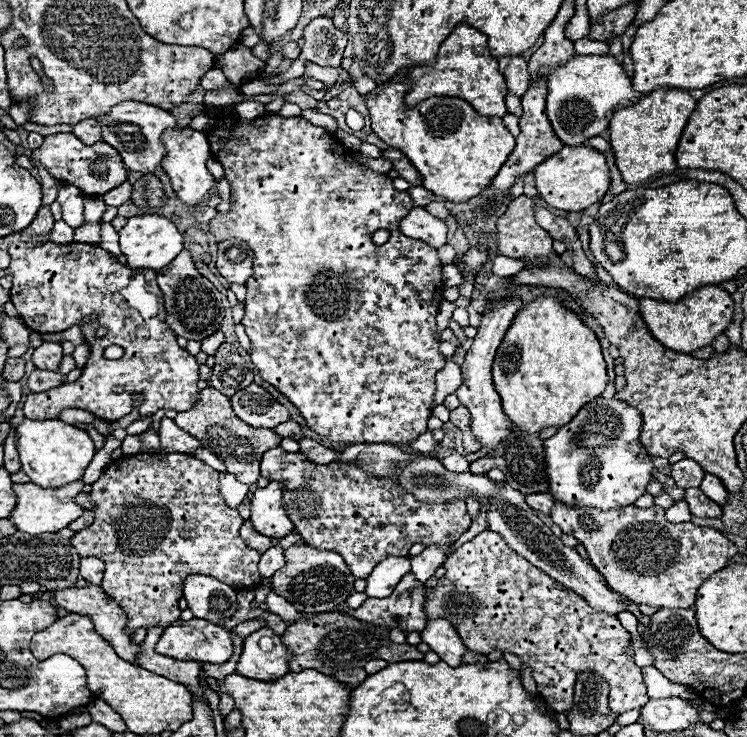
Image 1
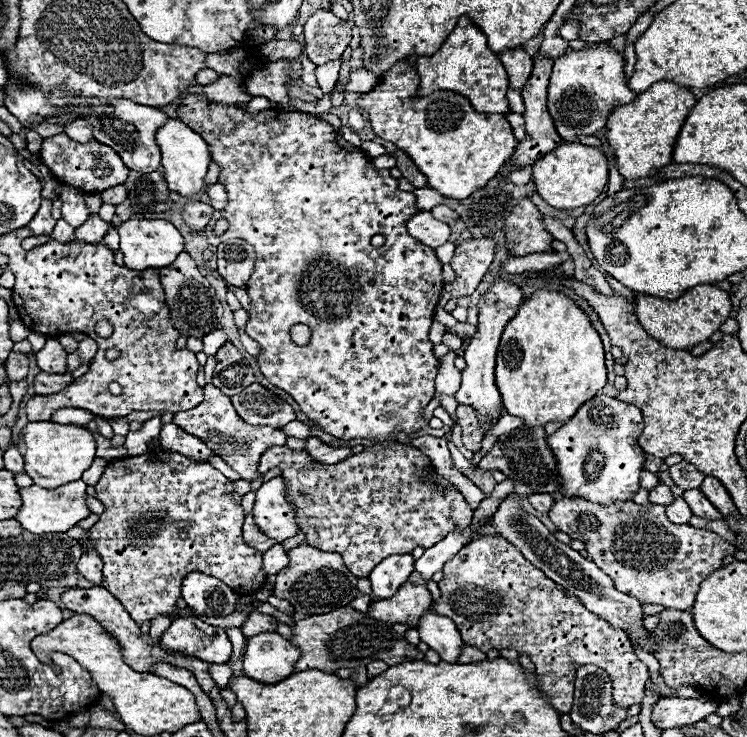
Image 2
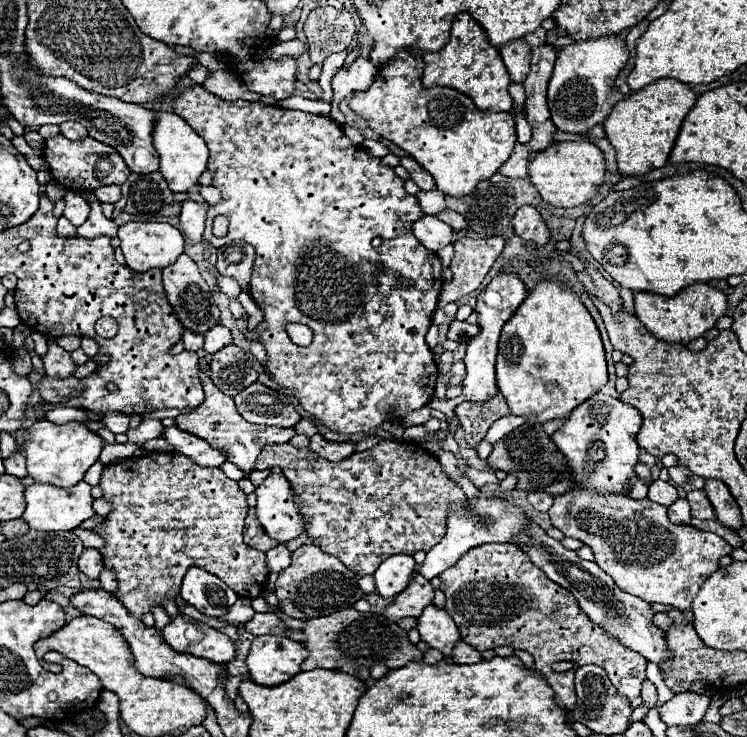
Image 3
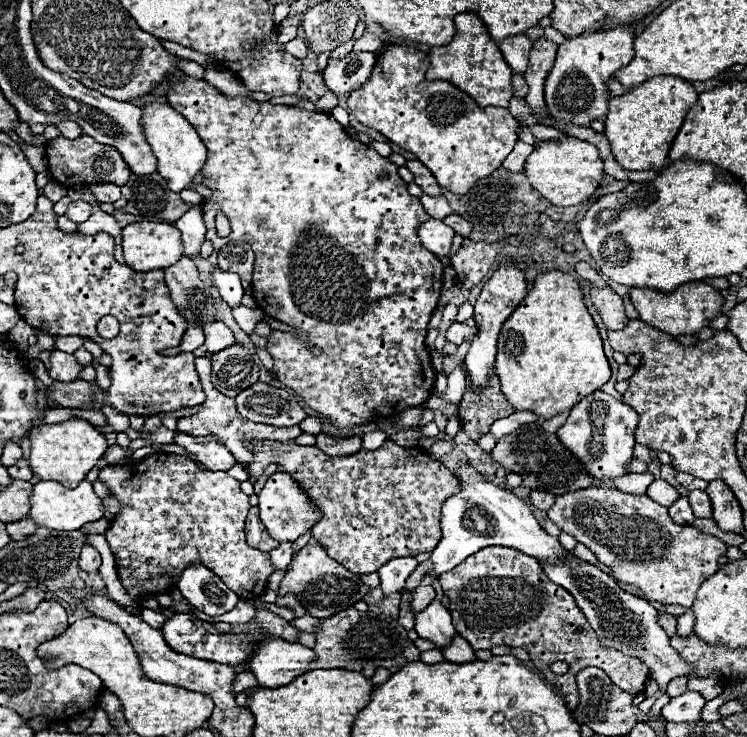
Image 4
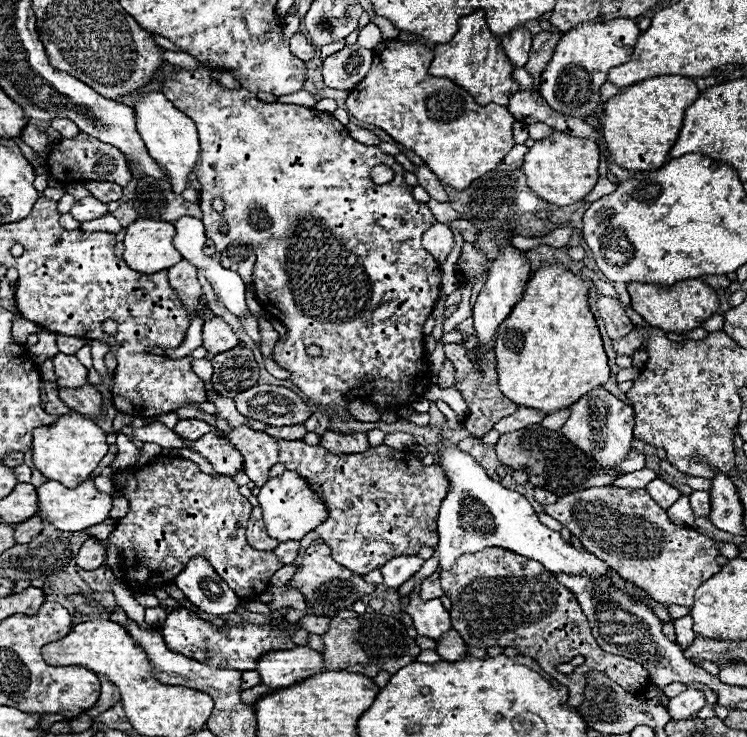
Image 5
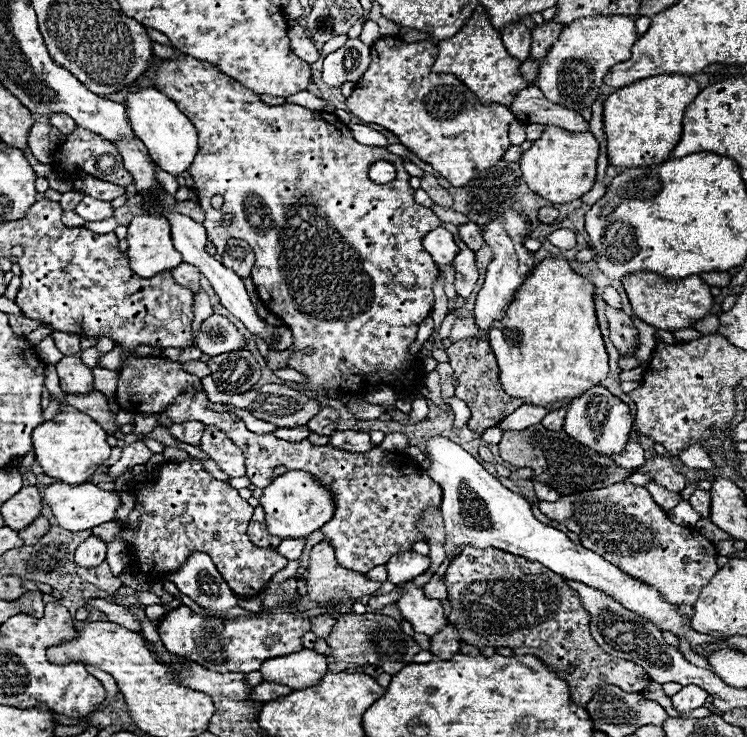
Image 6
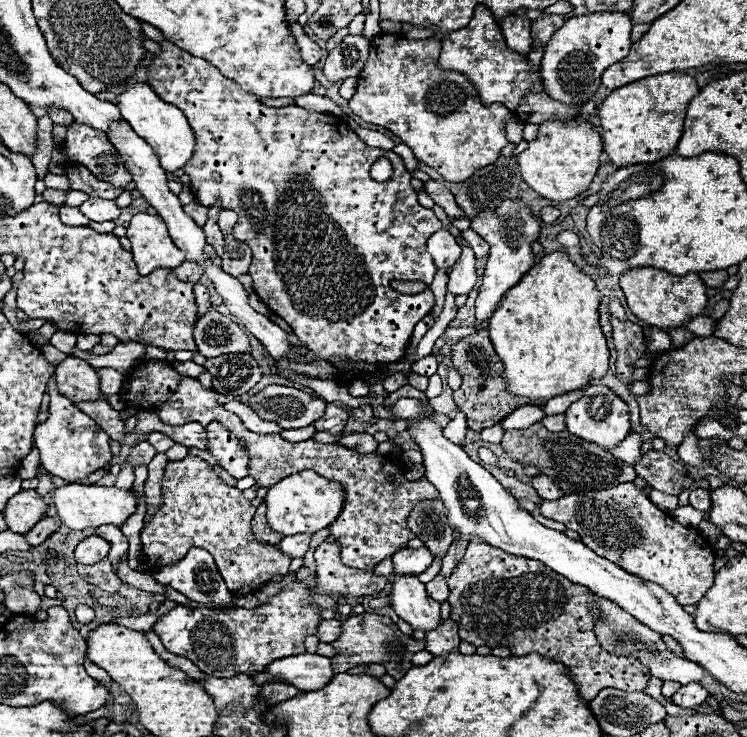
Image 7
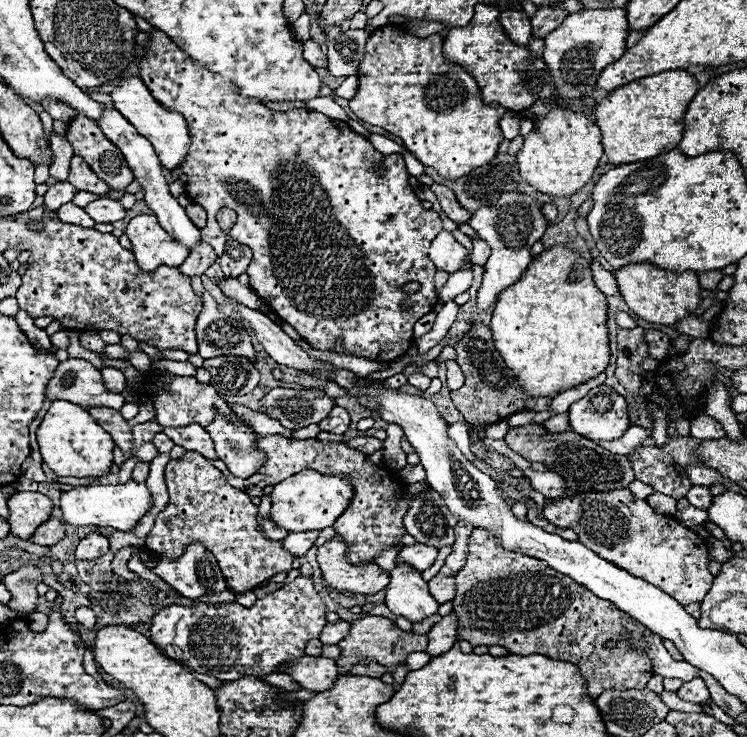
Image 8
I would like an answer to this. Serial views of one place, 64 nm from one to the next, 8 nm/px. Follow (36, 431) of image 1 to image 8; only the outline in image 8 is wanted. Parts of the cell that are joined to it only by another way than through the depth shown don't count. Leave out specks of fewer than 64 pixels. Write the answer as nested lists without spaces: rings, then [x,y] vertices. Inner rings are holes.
[[[54,400],[50,410],[46,412],[42,424],[36,432],[40,454],[48,468],[56,476],[76,476],[76,478],[104,478],[110,474],[112,468],[112,452],[114,452],[114,440],[112,436],[88,414],[84,408]]]

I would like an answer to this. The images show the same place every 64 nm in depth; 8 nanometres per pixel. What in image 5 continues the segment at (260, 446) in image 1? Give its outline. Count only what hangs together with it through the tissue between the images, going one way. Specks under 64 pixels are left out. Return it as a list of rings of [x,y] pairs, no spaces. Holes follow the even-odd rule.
[[[206,358],[192,360],[192,372],[194,372],[194,374],[198,374],[202,380],[210,380],[210,376],[212,376],[210,360],[206,360]],[[220,396],[220,398],[214,398],[212,402],[216,404],[216,412],[214,413],[214,416],[216,416],[216,418],[224,418],[224,420],[228,420],[231,428],[237,428],[243,425],[248,426],[246,416],[242,416],[242,414],[236,410],[236,406],[234,406],[234,402],[232,402],[230,398]],[[182,420],[174,426],[174,432],[180,436],[180,438],[186,438],[186,440],[198,440],[200,436],[204,436],[206,432],[214,432],[223,438],[226,438],[228,442],[230,439],[224,434],[224,432],[218,430],[215,426],[210,426],[202,420]],[[296,424],[296,426],[282,426],[282,428],[276,428],[276,426],[270,426],[266,428],[266,432],[270,436],[280,436],[280,440],[302,440],[306,436],[306,428]]]

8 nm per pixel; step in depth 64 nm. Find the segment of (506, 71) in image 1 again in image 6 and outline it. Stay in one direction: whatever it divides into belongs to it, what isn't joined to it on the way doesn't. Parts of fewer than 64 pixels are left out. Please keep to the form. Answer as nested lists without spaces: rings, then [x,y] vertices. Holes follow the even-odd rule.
[[[510,22],[504,26],[502,30],[502,40],[504,40],[504,46],[506,50],[518,58],[520,62],[524,62],[528,56],[530,56],[530,42],[532,42],[532,36],[530,36],[530,28],[524,24],[524,22]]]

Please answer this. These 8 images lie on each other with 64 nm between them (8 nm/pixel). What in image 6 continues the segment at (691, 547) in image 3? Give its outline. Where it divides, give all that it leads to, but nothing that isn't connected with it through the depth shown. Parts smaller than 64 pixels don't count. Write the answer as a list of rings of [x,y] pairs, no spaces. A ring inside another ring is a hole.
[[[628,482],[614,484],[612,488],[600,488],[592,492],[580,492],[562,496],[556,502],[550,502],[550,520],[564,524],[570,532],[580,534],[580,542],[584,548],[592,548],[592,552],[604,556],[610,564],[616,564],[622,572],[632,578],[640,578],[644,584],[654,584],[666,600],[672,604],[696,604],[700,590],[710,584],[716,574],[716,546],[706,540],[698,530],[684,528],[670,522],[668,514],[652,500],[650,492],[644,486],[634,486]]]

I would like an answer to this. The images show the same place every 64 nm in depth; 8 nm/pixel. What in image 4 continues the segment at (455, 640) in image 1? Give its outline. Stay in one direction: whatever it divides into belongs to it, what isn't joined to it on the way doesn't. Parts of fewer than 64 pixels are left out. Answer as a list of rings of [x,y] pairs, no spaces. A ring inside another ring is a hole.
[[[437,580],[436,598],[422,612],[414,614],[416,616],[414,630],[418,632],[418,636],[434,642],[438,648],[444,648],[444,644],[452,640],[452,636],[456,634],[450,612],[440,602],[443,595],[443,590]]]

